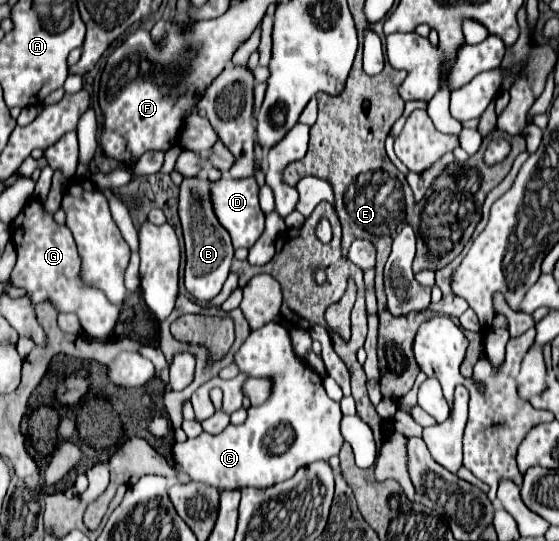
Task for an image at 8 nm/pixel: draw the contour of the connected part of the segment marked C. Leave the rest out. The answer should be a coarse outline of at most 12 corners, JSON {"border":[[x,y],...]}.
{"border":[[279,322],[253,330],[241,372],[271,398],[217,438],[173,446],[191,480],[269,488],[337,456],[339,402]]}

